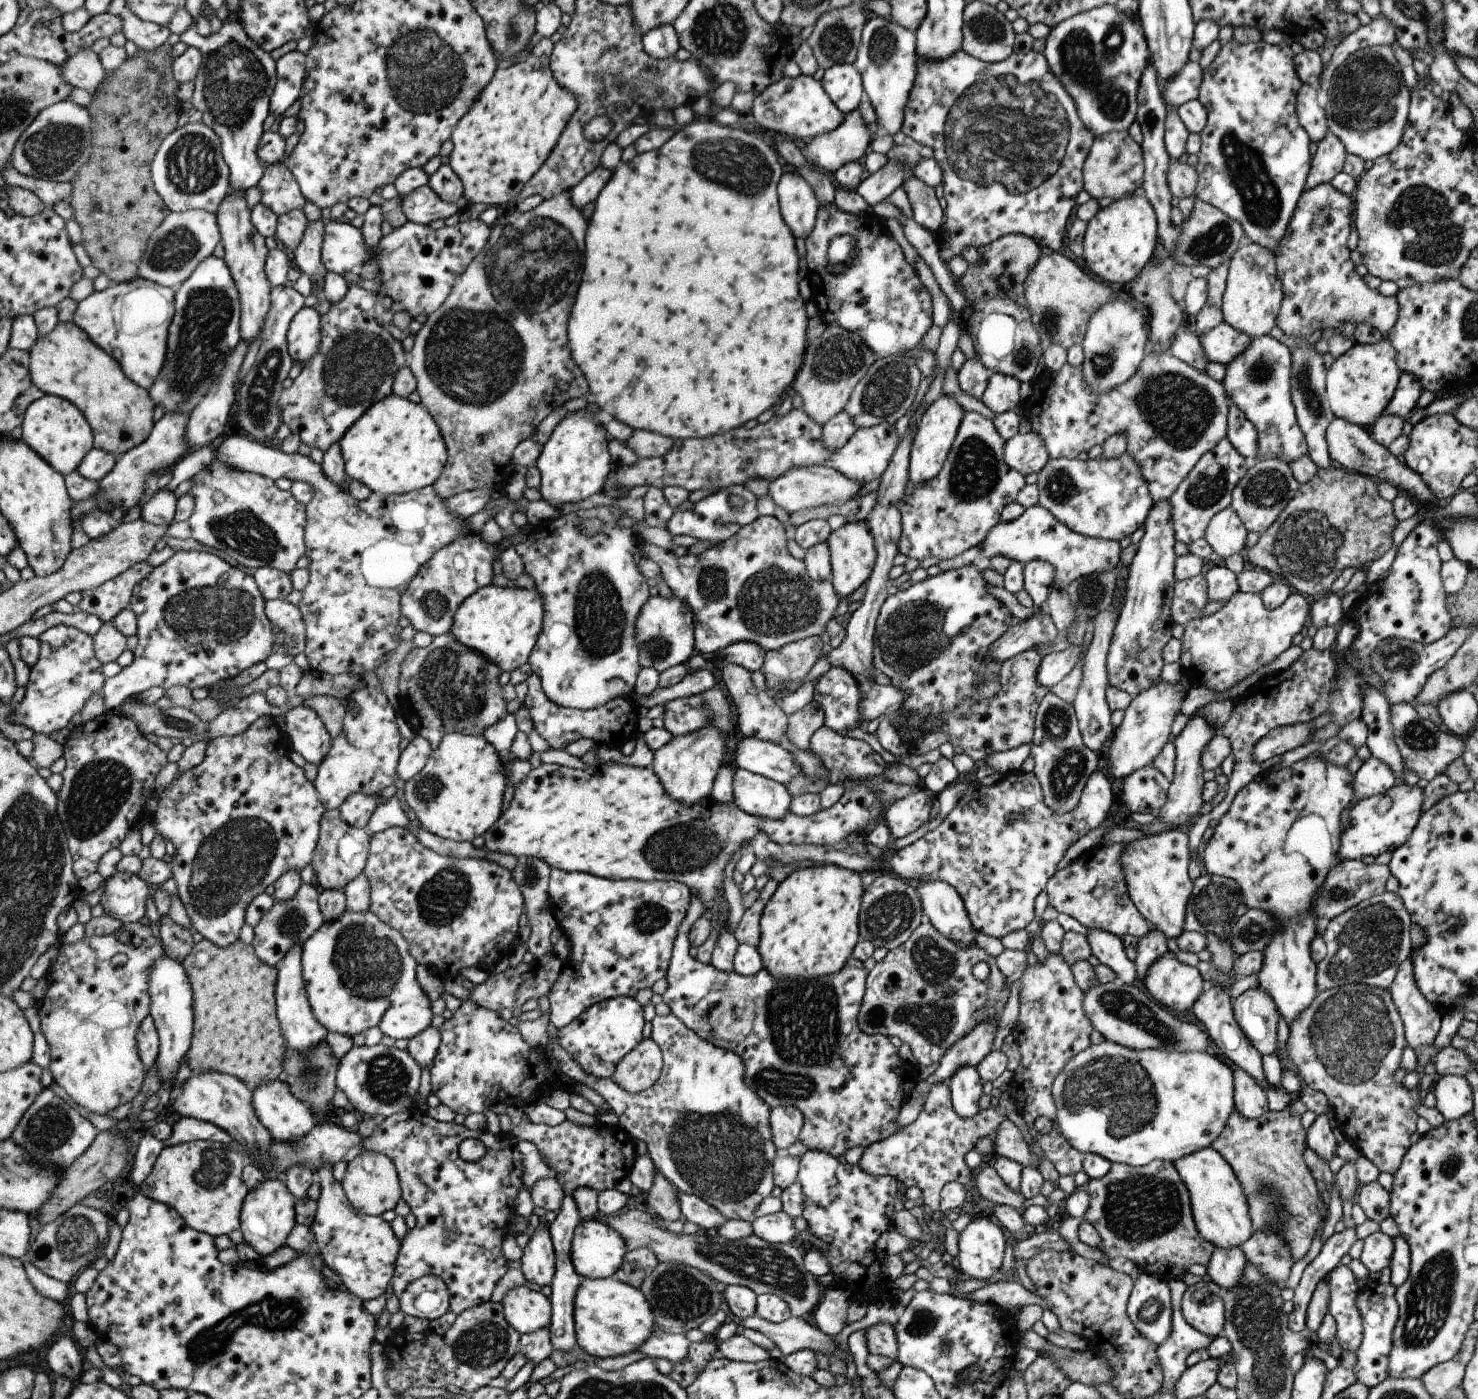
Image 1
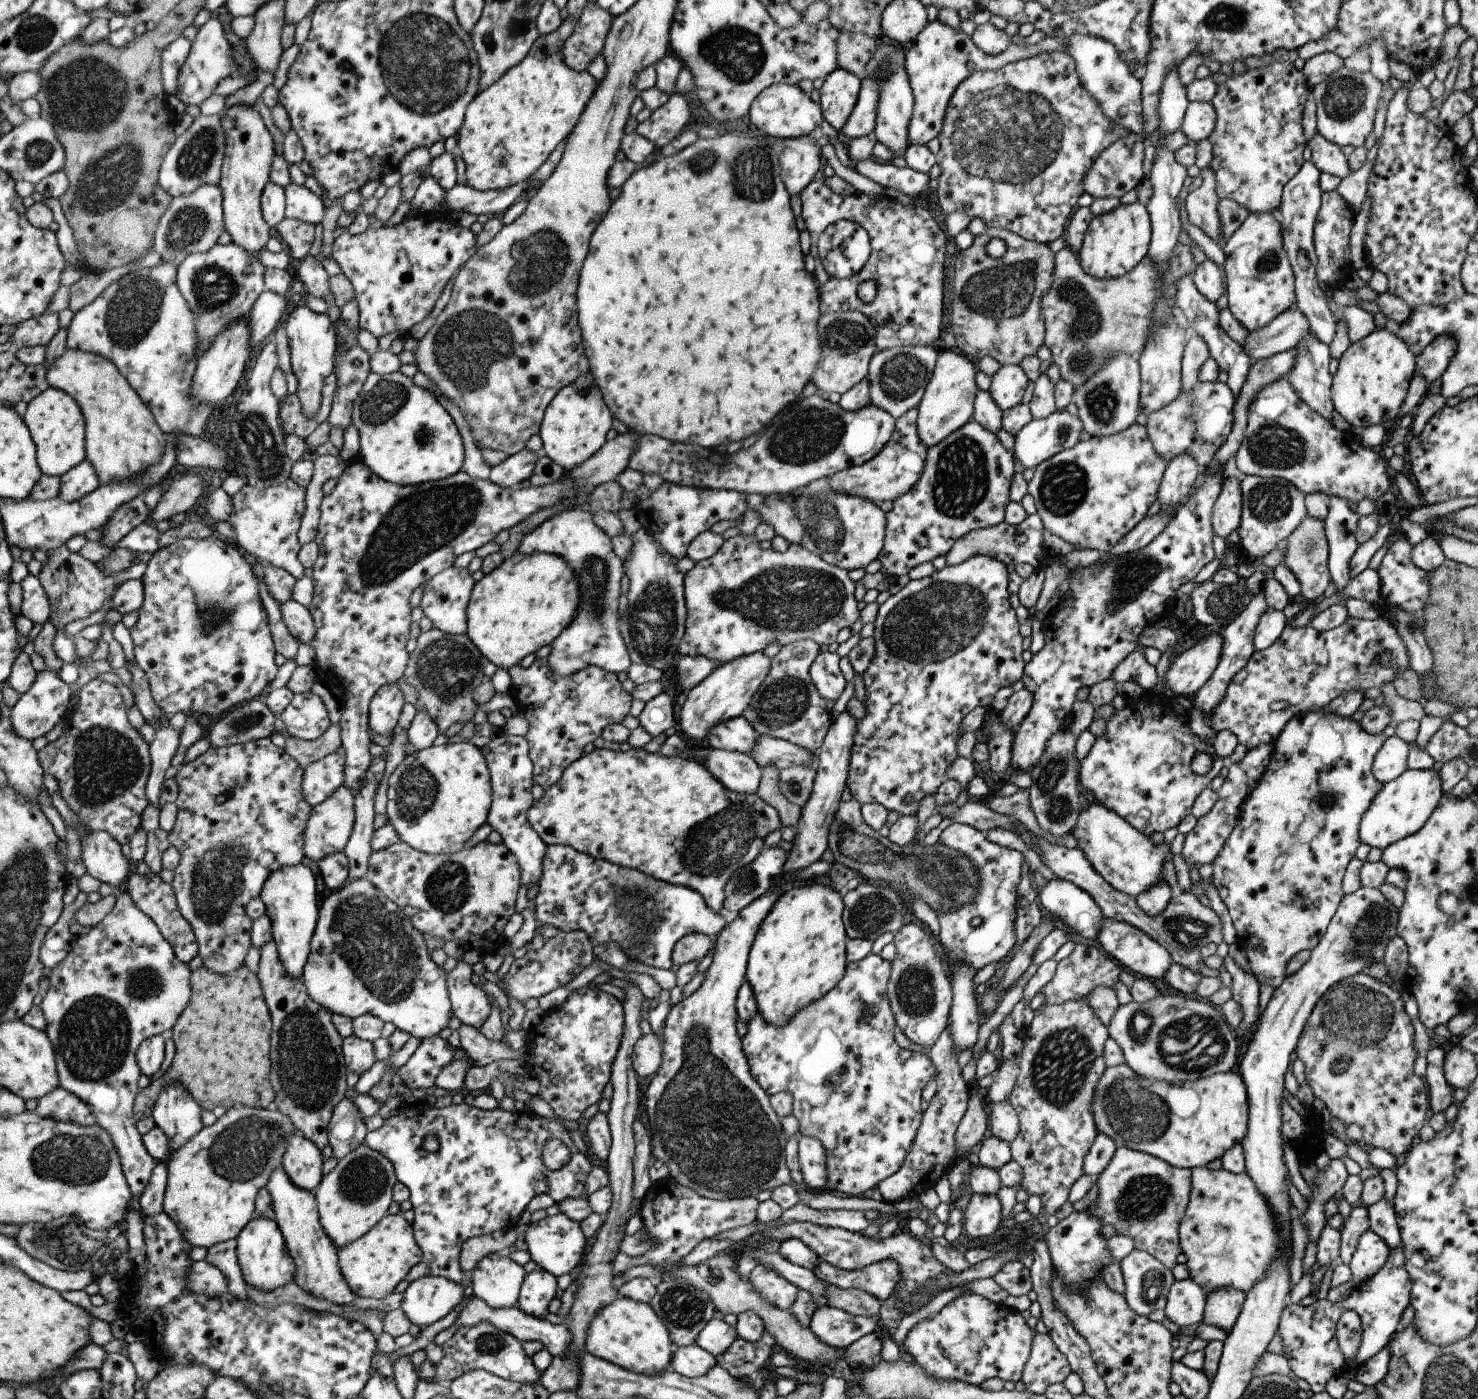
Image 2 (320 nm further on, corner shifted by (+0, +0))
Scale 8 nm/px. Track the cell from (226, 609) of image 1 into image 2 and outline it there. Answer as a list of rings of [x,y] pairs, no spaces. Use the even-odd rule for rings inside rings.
[[[215,536],[206,539],[186,538],[180,540],[151,554],[151,559],[147,563],[148,569],[143,578],[146,590],[144,603],[138,610],[137,622],[129,630],[134,644],[135,662],[147,673],[151,695],[157,706],[161,707],[169,717],[177,712],[183,712],[186,716],[199,712],[201,714],[200,723],[205,728],[206,734],[206,728],[211,724],[213,718],[219,718],[223,712],[229,713],[229,708],[233,708],[233,706],[254,700],[255,696],[263,694],[263,690],[268,688],[278,676],[277,672],[280,668],[277,668],[277,662],[275,662],[275,654],[278,650],[274,643],[274,632],[270,627],[270,615],[260,593],[258,576],[255,574],[252,564],[249,564],[242,552],[237,550],[237,546],[231,546],[225,540],[215,538]]]

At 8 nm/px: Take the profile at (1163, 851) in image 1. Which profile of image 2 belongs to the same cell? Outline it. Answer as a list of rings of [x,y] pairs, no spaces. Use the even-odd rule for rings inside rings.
[[[1085,804],[1080,808],[1076,821],[1072,824],[1070,834],[1076,840],[1085,860],[1092,866],[1109,886],[1135,898],[1140,892],[1154,884],[1164,881],[1161,877],[1161,862],[1169,844],[1154,846],[1152,841],[1129,826],[1115,812],[1098,804]]]

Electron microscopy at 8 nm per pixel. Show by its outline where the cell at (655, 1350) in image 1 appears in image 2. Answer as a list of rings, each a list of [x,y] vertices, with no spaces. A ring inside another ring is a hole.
[[[695,1344],[674,1347],[669,1368],[684,1377],[702,1377],[716,1360],[712,1354]]]

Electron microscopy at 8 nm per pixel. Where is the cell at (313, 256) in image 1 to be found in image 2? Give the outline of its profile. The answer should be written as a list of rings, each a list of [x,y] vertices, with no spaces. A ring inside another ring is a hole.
[[[309,255],[300,261],[296,279],[303,282],[307,292],[315,297],[320,297],[328,306],[335,304],[335,295],[331,290],[330,278],[317,258]]]

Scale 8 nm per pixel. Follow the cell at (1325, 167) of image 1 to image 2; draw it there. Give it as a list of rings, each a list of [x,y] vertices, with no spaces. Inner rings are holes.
[[[1310,160],[1303,161],[1295,176],[1292,176],[1283,185],[1277,214],[1282,226],[1281,236],[1283,248],[1285,249],[1292,273],[1294,274],[1296,302],[1293,306],[1297,307],[1309,321],[1311,334],[1319,342],[1328,346],[1329,342],[1333,340],[1335,324],[1337,322],[1327,307],[1327,298],[1324,295],[1323,286],[1320,286],[1316,279],[1316,254],[1312,241],[1312,228],[1321,202],[1320,194],[1322,190],[1318,183],[1318,176],[1320,174],[1320,170],[1317,170]]]

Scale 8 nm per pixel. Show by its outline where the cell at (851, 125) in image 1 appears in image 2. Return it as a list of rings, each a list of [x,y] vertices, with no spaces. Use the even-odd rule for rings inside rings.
[[[863,77],[860,79],[855,106],[838,133],[848,139],[854,139],[872,132],[878,105],[879,87],[880,82],[876,78]]]

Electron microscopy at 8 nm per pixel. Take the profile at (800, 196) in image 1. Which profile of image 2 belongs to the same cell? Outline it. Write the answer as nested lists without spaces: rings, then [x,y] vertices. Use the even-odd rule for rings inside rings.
[[[805,135],[795,138],[776,138],[769,141],[769,147],[775,152],[780,166],[780,177],[789,196],[798,195],[804,186],[807,186],[815,172],[819,170],[821,158],[818,146],[814,141],[814,135]]]

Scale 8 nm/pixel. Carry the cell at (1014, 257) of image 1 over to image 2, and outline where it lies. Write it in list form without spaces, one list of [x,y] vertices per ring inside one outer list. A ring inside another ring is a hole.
[[[989,227],[983,234],[974,236],[971,245],[959,250],[953,262],[953,282],[951,284],[951,332],[954,346],[962,350],[969,358],[994,358],[1000,366],[1018,365],[1026,357],[1035,355],[1044,342],[1044,320],[1040,313],[1042,296],[1051,286],[1054,271],[1054,253],[1047,245],[1028,241],[1018,234],[1005,229]],[[990,238],[1001,238],[1007,246],[1003,256],[993,259],[985,253],[985,244]]]

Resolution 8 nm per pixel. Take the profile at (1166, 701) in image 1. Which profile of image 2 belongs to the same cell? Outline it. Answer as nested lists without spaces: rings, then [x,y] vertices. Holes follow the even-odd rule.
[[[1211,632],[1179,654],[1164,674],[1173,697],[1196,693],[1215,670],[1221,649],[1221,633]]]

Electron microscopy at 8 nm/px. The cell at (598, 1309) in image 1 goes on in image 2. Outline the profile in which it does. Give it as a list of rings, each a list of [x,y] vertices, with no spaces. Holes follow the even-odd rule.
[[[621,1296],[596,1311],[584,1342],[584,1350],[590,1355],[629,1372],[647,1376],[659,1375],[669,1368],[674,1347],[666,1326],[647,1303]]]

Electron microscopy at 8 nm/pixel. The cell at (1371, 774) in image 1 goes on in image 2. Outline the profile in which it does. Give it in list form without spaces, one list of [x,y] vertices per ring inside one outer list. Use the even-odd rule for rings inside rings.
[[[1397,735],[1387,737],[1381,748],[1375,753],[1372,762],[1372,773],[1374,777],[1384,785],[1386,782],[1397,778],[1407,765],[1407,754],[1409,745]]]

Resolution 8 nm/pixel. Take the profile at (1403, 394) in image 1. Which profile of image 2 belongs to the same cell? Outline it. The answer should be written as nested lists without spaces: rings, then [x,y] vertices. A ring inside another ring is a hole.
[[[1439,335],[1435,337],[1415,359],[1416,370],[1426,384],[1435,378],[1439,378],[1446,369],[1456,349],[1455,339],[1451,335]]]

